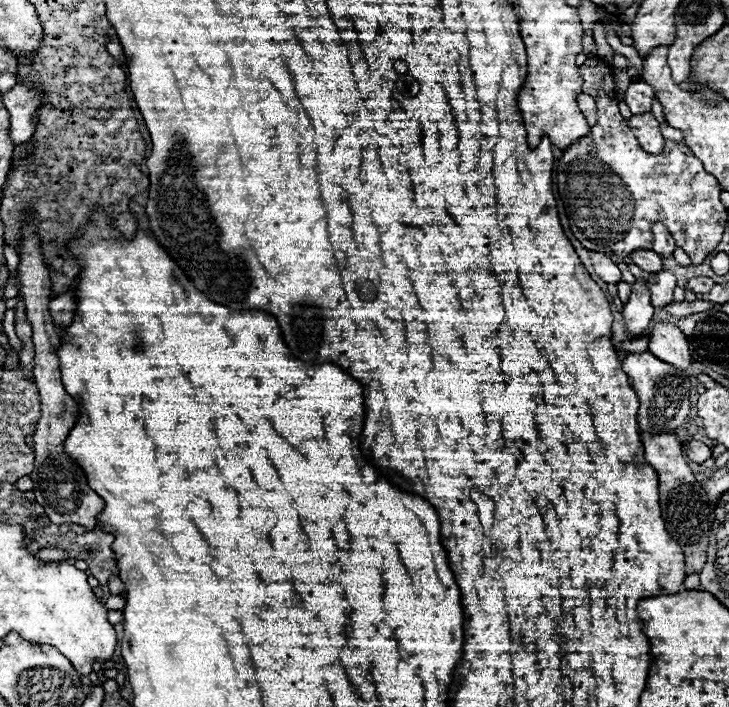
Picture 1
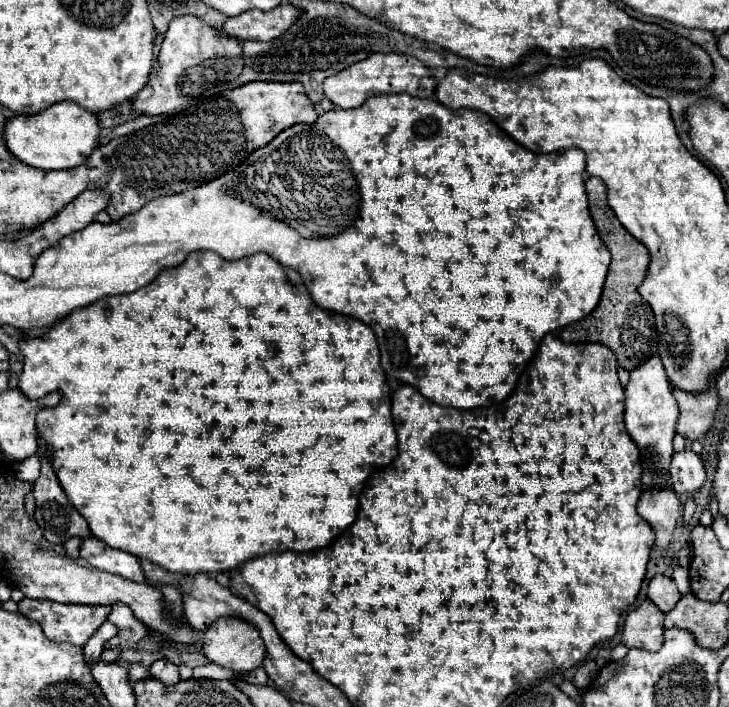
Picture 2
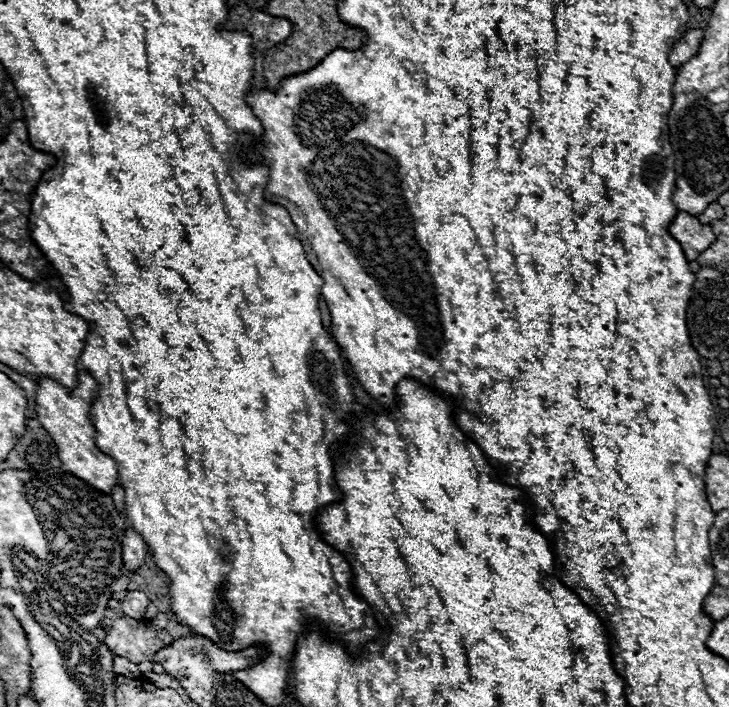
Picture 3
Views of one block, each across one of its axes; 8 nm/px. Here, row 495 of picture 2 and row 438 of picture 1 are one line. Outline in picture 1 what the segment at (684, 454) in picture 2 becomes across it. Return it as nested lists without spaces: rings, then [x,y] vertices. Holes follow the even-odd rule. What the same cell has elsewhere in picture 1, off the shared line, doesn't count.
[[[690,438],[682,448],[684,448],[686,456],[688,456],[692,462],[696,462],[696,464],[702,464],[704,460],[708,460],[708,458],[712,456],[712,450],[710,450],[704,442],[694,440],[694,438]]]

